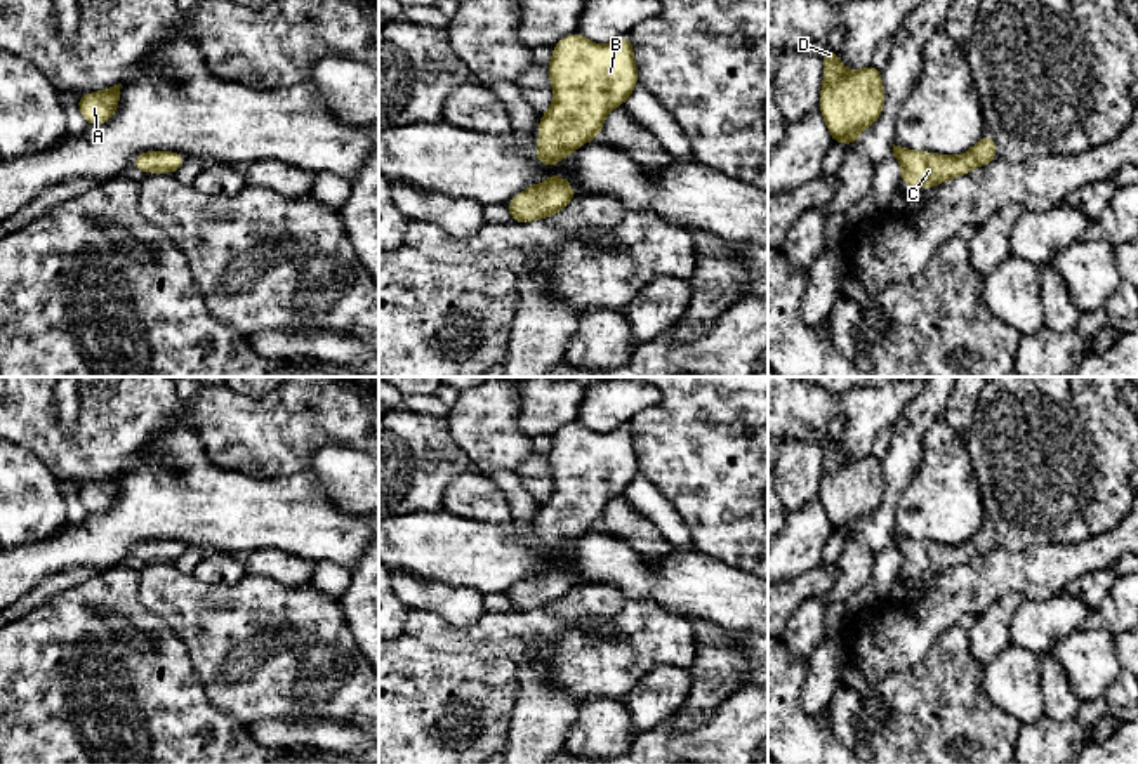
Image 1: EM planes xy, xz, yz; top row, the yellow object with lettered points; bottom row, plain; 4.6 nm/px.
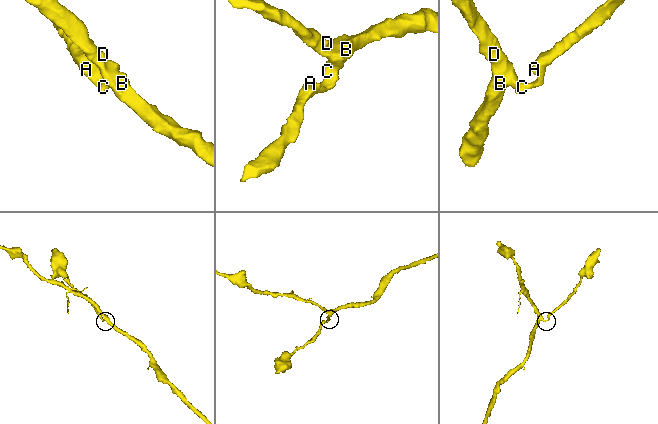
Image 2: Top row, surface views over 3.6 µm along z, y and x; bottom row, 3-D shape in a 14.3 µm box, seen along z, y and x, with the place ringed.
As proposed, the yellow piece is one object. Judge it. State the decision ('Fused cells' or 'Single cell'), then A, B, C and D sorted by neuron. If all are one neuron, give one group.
Single cell. Groups: A B C D

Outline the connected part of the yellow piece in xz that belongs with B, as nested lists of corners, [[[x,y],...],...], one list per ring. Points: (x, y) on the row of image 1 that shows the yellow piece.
[[[579,31],[559,40],[552,47],[552,59],[547,64],[552,82],[552,106],[540,116],[537,161],[540,165],[558,165],[579,146],[599,137],[606,115],[624,104],[638,83],[638,68],[632,57],[631,36],[596,45]]]

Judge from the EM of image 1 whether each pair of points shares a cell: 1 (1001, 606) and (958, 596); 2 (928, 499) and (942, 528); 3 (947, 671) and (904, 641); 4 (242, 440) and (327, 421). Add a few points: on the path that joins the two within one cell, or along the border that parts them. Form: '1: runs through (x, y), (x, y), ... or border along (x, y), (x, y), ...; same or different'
1: border along (1025, 598), (1017, 592), (1005, 592), (975, 617); different
2: runs through (935, 506), (942, 513), (942, 521); same
3: border along (952, 625), (932, 645), (919, 662), (888, 674); different
4: runs through (263, 436), (273, 436), (294, 421), (306, 421); same

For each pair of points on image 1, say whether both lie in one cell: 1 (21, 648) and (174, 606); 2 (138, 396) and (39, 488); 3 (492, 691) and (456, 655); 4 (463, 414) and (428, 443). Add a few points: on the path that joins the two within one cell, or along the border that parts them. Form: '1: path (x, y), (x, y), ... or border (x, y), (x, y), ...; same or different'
1: border (139, 573), (138, 603), (153, 613), (179, 641); different
2: border (23, 447), (52, 474); different
3: path (483, 683), (464, 664); same
4: border (447, 419), (450, 438), (469, 461); different

